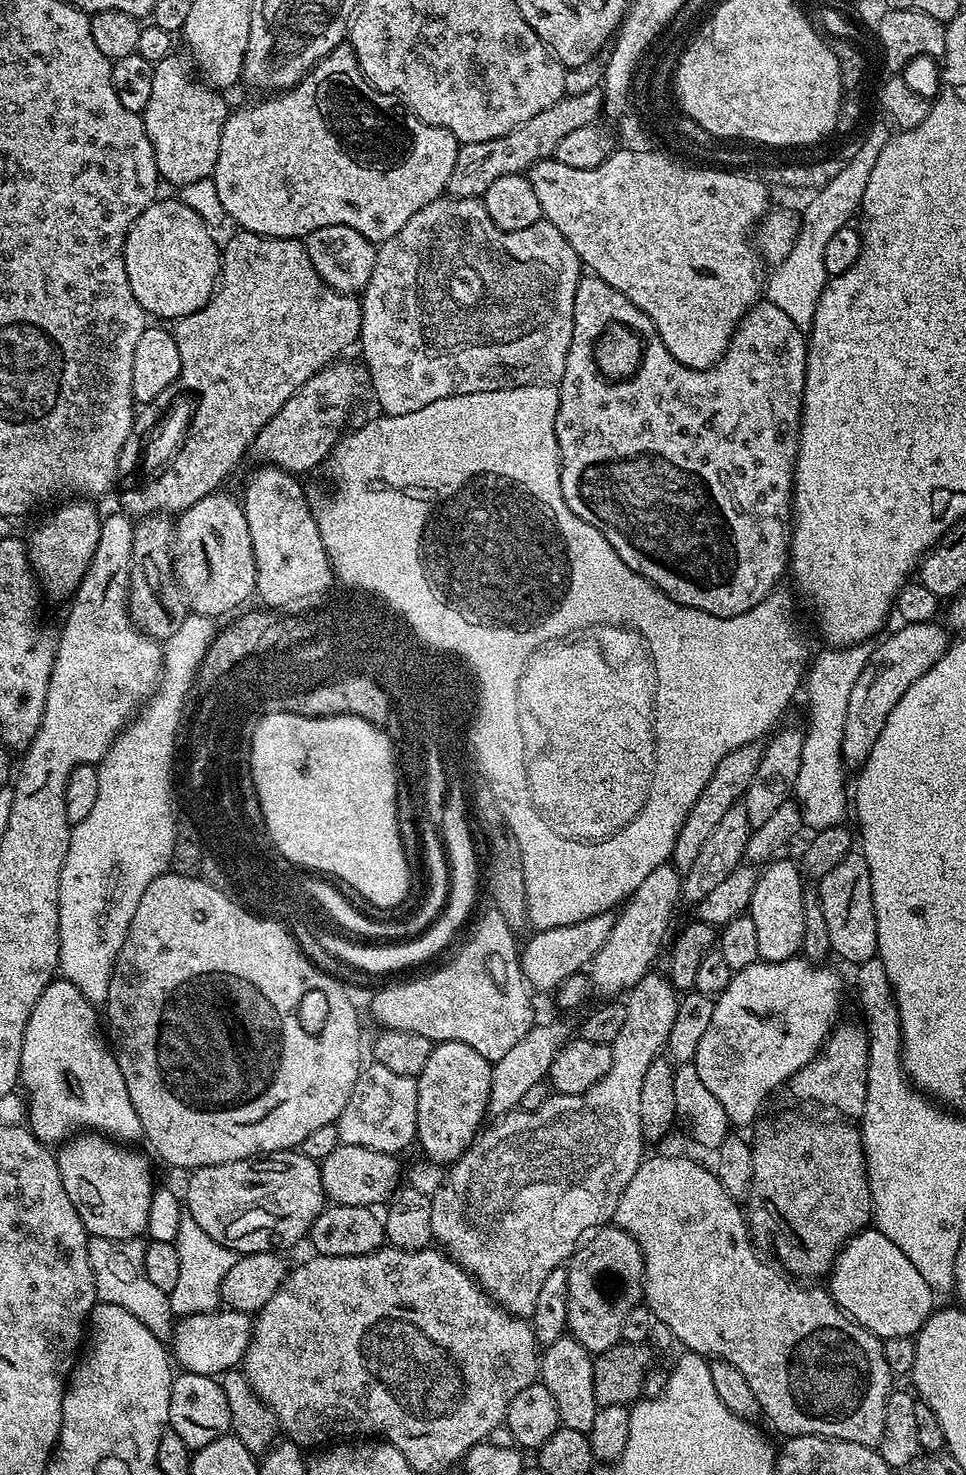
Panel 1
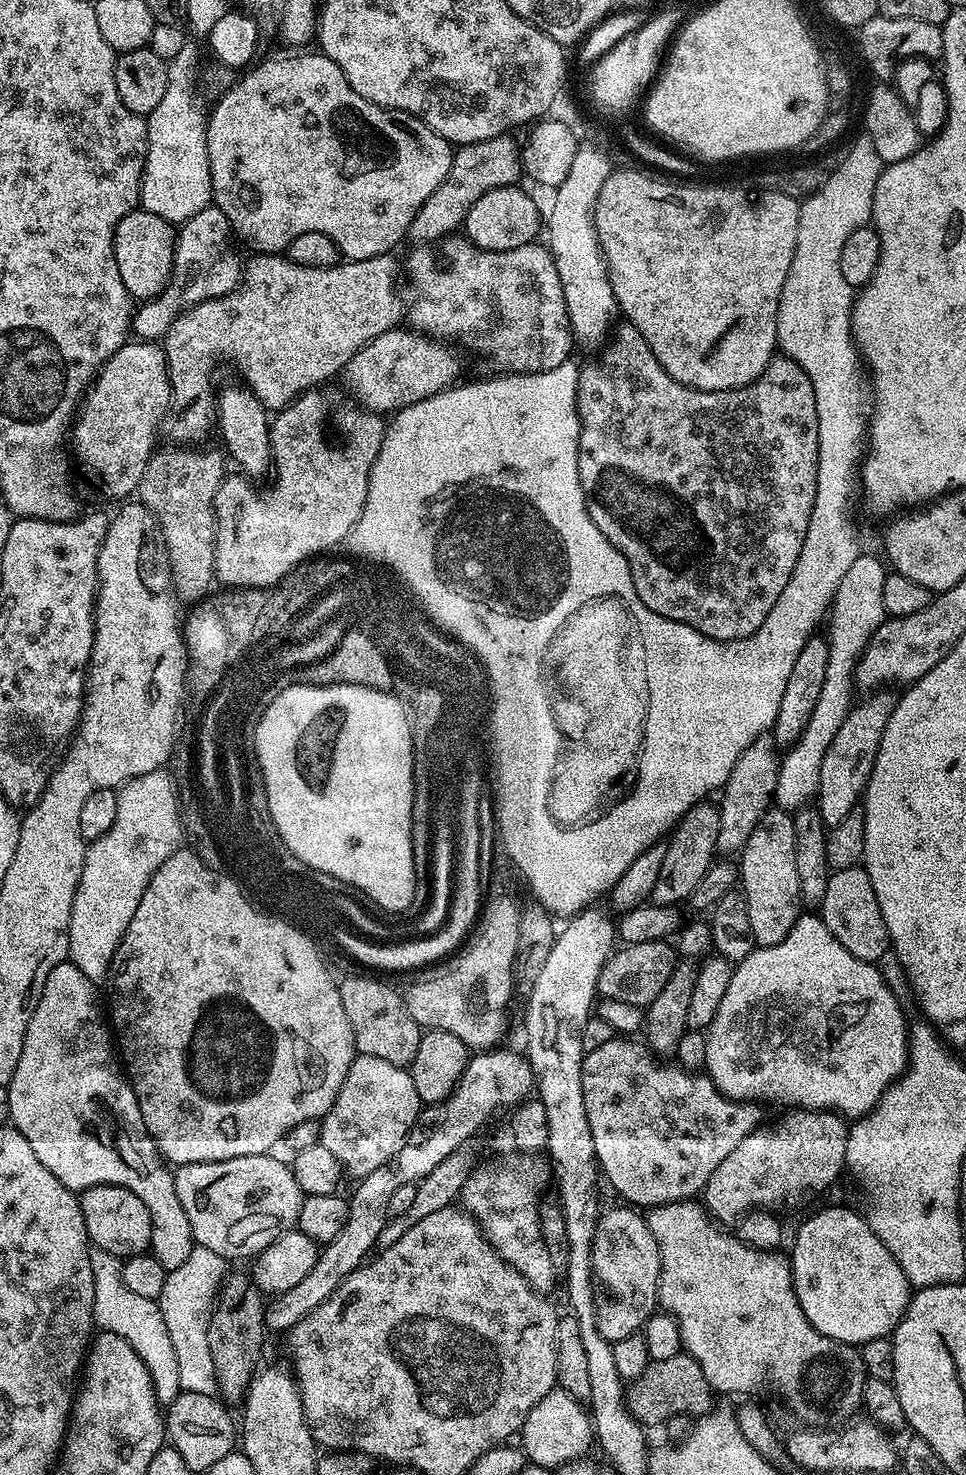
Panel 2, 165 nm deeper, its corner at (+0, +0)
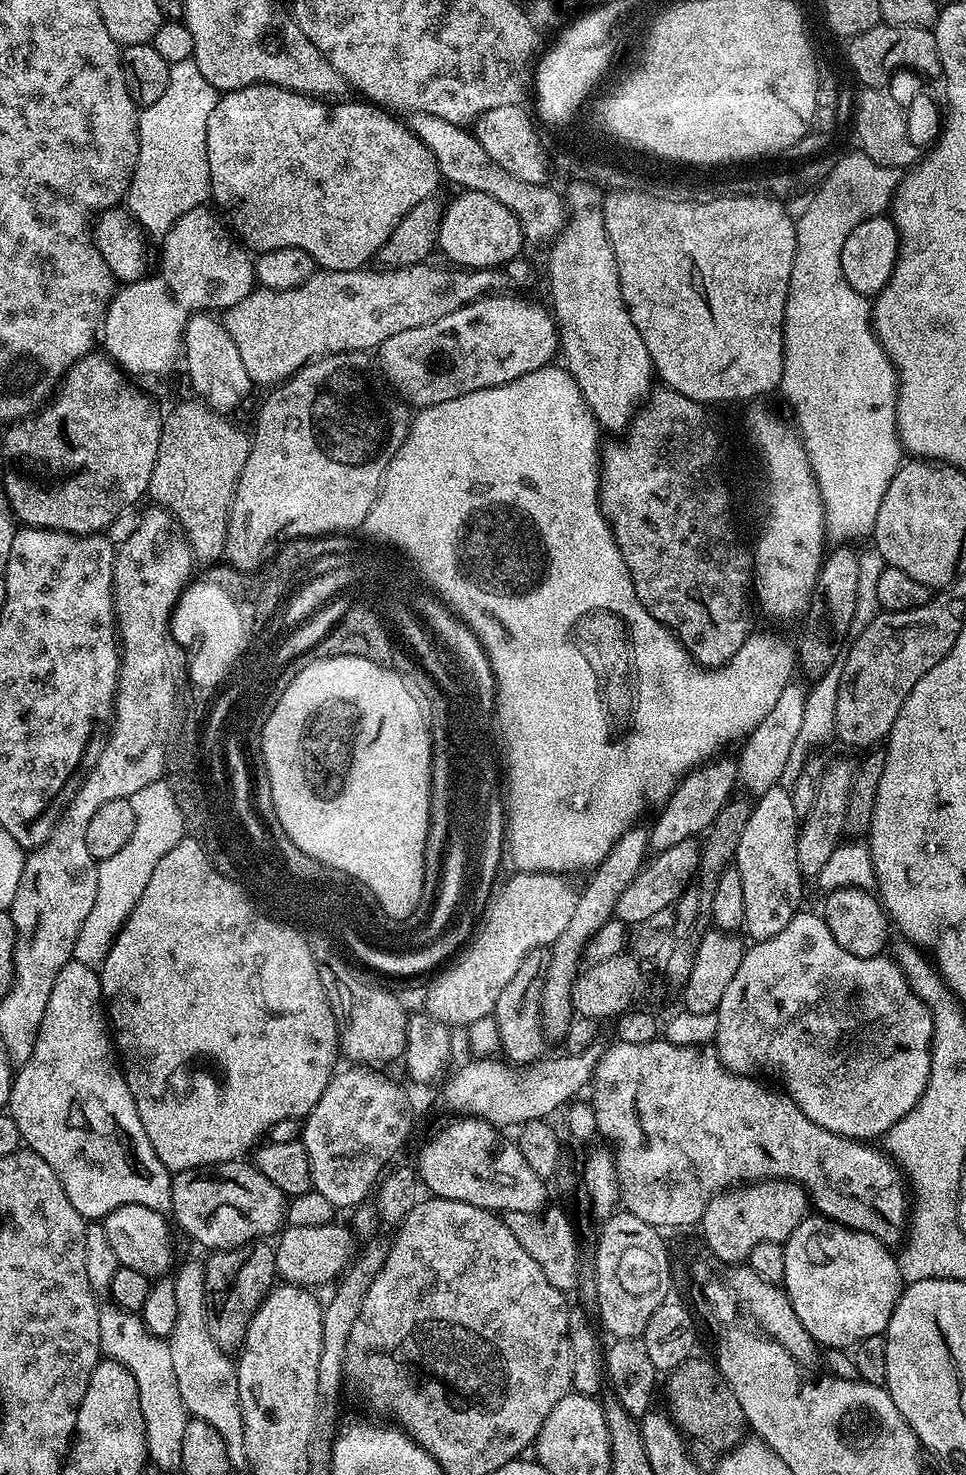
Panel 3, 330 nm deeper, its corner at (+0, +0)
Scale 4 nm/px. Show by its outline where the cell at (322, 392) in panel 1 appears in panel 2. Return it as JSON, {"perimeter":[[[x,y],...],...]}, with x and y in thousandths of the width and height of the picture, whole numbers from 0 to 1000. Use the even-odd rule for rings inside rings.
{"perimeter":[[[411,221],[405,225],[391,226],[391,229],[376,233],[355,251],[354,258],[362,265],[369,266],[367,273],[386,281],[409,281],[429,273],[437,273],[469,262],[471,243],[458,236],[457,233],[434,224],[417,225],[416,223]]]}

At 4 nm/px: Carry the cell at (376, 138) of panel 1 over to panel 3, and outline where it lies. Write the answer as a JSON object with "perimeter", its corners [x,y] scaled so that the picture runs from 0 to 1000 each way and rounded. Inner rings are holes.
{"perimeter":[[[283,57],[255,58],[245,62],[233,62],[225,67],[222,75],[217,77],[217,83],[213,85],[217,123],[219,124],[217,133],[220,136],[224,135],[223,140],[238,150],[239,157],[258,169],[265,168],[266,172],[271,172],[293,168],[312,168],[321,172],[321,175],[334,184],[353,184],[367,182],[376,182],[380,180],[377,178],[380,176],[384,177],[388,174],[389,170],[402,163],[404,159],[408,159],[412,151],[416,151],[416,148],[420,148],[422,143],[429,140],[433,140],[433,137],[452,132],[451,127],[458,125],[458,120],[451,112],[451,106],[436,95],[428,92],[419,83],[418,85],[413,84],[406,79],[395,77],[399,75],[382,72],[380,70],[377,70],[378,71],[356,70],[360,69],[350,69],[341,72],[322,65],[297,62],[294,60]]]}

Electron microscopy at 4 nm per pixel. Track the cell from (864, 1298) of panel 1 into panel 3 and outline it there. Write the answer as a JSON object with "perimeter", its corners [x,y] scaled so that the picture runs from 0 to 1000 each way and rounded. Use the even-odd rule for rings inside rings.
{"perimeter":[[[837,823],[825,831],[822,837],[818,837],[818,839],[812,841],[810,845],[812,847],[812,870],[810,873],[815,876],[818,883],[822,885],[822,891],[826,891],[826,896],[830,896],[830,899],[841,905],[846,912],[853,913],[854,911],[857,914],[881,915],[888,910],[892,910],[892,907],[914,906],[919,902],[919,897],[925,891],[925,885],[932,881],[934,868],[932,866],[932,855],[927,851],[922,852],[919,849],[922,848],[918,844],[909,842],[909,839],[905,839],[895,835],[885,835],[883,833],[873,833],[872,831],[863,829],[862,827],[857,827],[854,824]]]}

